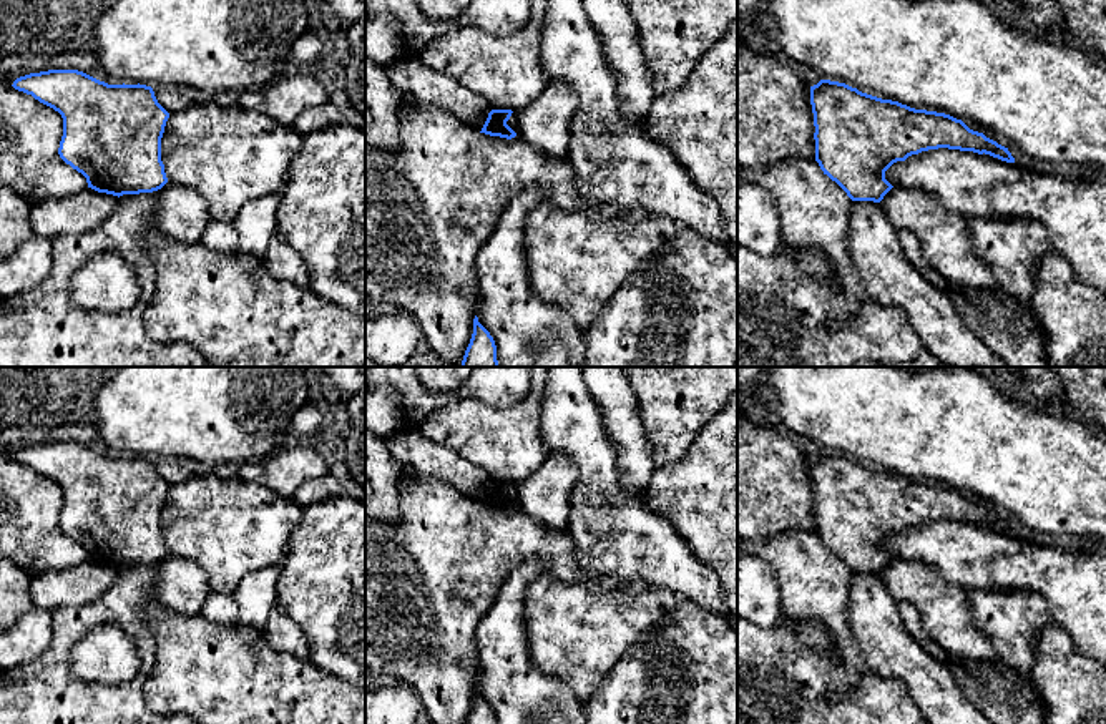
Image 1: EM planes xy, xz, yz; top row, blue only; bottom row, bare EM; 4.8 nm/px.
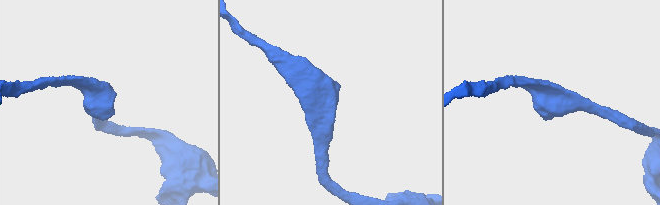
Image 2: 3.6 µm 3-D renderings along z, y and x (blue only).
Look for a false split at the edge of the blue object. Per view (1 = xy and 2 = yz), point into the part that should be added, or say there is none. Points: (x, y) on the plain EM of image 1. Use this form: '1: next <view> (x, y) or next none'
1: next none
2: next none

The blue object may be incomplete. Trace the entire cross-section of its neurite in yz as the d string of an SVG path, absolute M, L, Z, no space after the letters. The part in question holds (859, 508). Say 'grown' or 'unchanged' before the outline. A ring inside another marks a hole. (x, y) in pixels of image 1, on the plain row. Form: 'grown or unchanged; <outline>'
unchanged; M820 452L810 458L815 533L852 573L880 575L893 560L885 543L928 521L948 520L1015 535L1008 520L945 485L915 482Z

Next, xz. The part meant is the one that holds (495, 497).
unchanged; M492 482L480 505L511 511L516 505L507 497L511 482Z

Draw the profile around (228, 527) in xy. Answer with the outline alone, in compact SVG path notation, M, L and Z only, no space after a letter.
M206 472L169 487L161 510L161 533L169 555L188 558L206 573L213 593L232 594L247 573L281 565L301 518L302 508L292 498L237 475L219 478Z

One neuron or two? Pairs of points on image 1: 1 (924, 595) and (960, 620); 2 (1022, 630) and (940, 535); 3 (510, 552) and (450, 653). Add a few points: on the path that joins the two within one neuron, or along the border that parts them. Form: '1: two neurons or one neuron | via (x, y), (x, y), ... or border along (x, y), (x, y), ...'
1: one neuron | via (932, 595), (952, 615)
2: two neurons | border along (1027, 590), (967, 591)
3: one neuron | via (484, 575), (450, 608), (450, 626)

